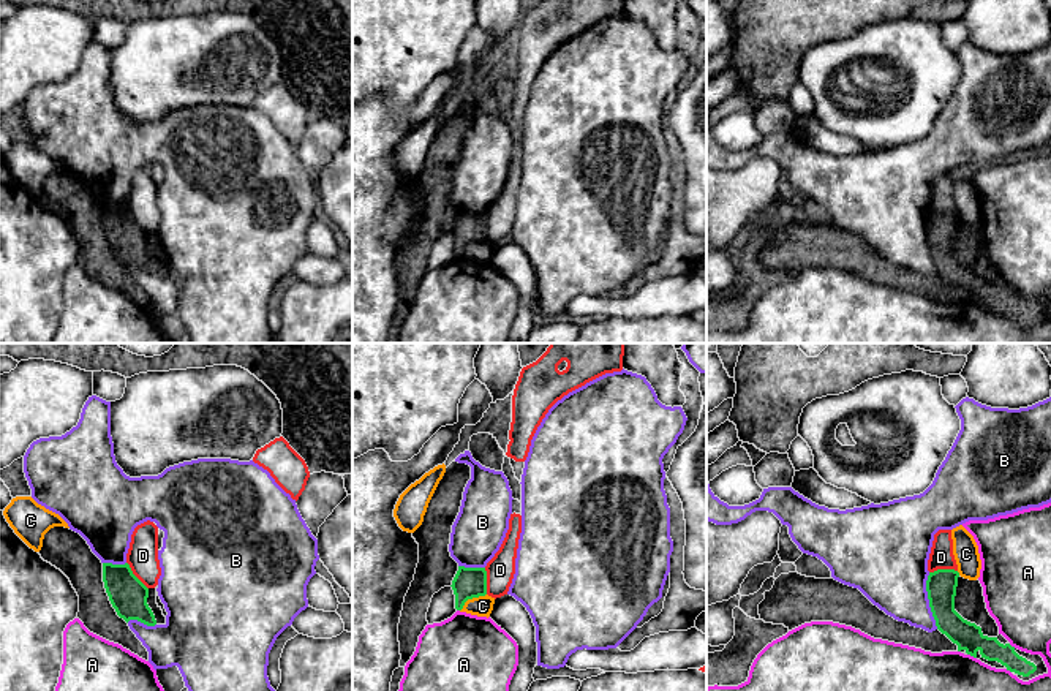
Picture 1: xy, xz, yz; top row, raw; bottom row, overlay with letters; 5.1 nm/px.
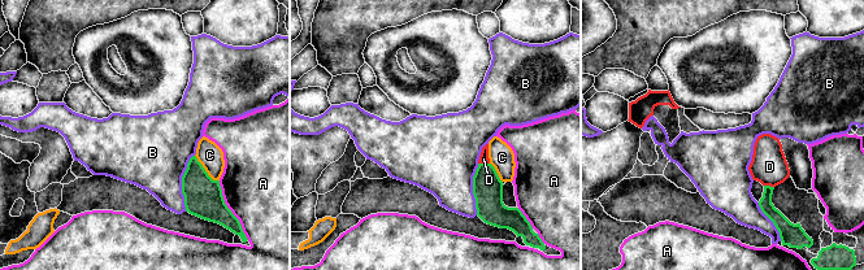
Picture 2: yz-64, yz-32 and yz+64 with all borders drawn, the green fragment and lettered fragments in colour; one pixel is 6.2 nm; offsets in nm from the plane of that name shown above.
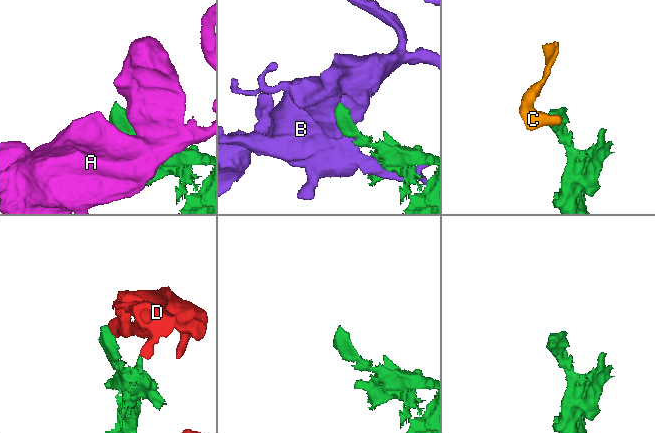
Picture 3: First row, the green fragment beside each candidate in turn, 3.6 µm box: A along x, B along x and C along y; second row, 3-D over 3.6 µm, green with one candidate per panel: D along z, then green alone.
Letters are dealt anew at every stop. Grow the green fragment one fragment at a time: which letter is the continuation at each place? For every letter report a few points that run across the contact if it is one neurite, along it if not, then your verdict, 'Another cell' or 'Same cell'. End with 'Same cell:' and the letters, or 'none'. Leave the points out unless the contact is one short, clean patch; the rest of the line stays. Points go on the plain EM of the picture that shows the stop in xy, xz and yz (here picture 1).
A: Another cell
B: Another cell
C: Line: xz (485, 239), (470, 244), (460, 256). Another cell
D: Line: yz (956, 215), (934, 215), (930, 219). Another cell
Same cell: none

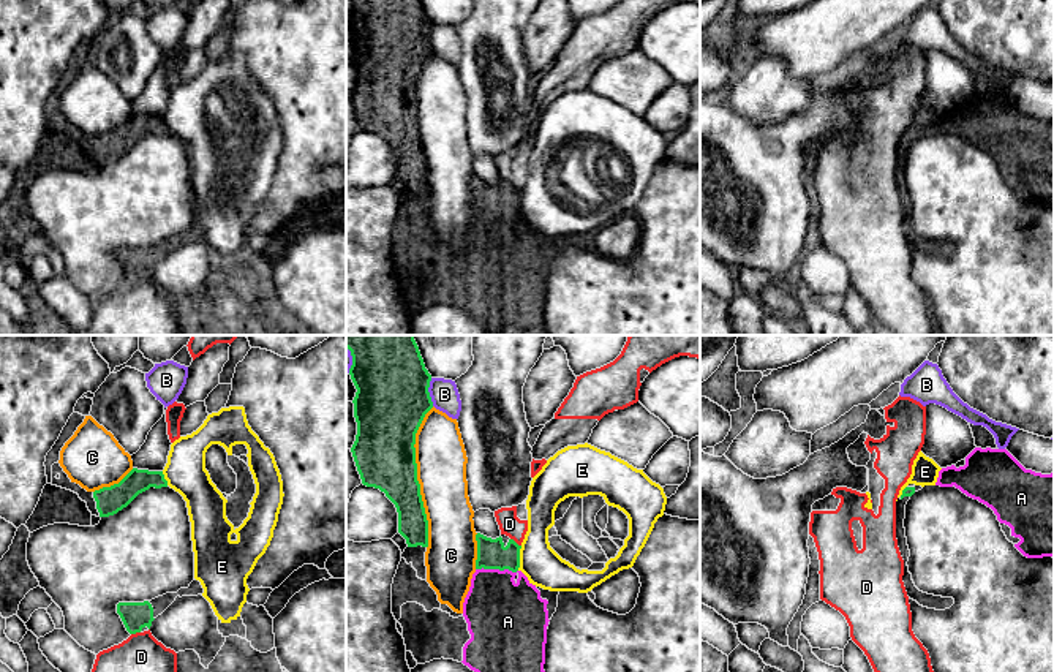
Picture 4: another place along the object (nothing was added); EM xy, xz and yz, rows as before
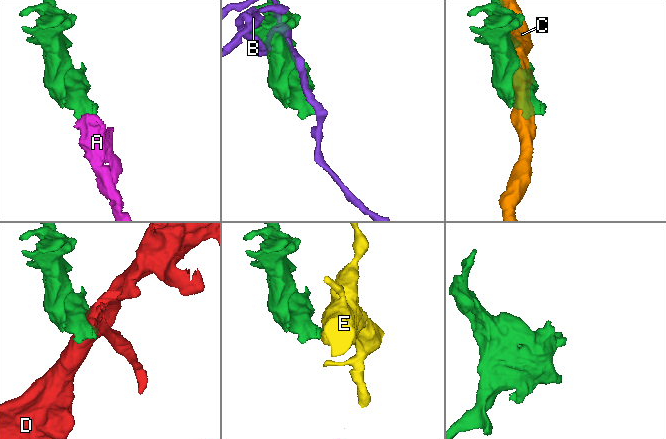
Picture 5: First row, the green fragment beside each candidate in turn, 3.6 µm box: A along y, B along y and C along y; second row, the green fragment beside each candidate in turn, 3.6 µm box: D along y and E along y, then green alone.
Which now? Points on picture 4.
A: Line: xz (492, 200), (496, 214), (496, 249), (501, 261). Same cell
B: Another cell
C: Another cell
D: Another cell
E: Line: xz (522, 192), (517, 215). Another cell
Same cell: A

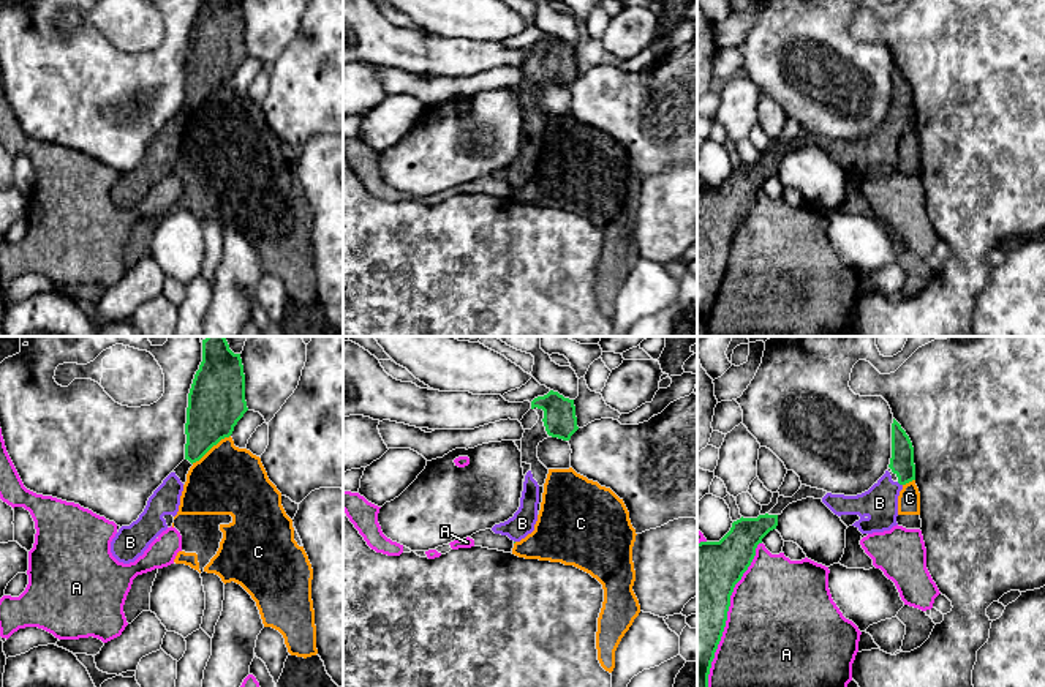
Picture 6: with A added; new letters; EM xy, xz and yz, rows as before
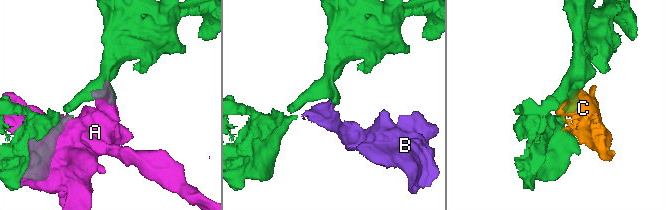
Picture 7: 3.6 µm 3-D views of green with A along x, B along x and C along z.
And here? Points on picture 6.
A: Another cell
B: Line: yz (901, 109), (900, 130), (879, 149). Same cell
C: Another cell
Same cell: B

